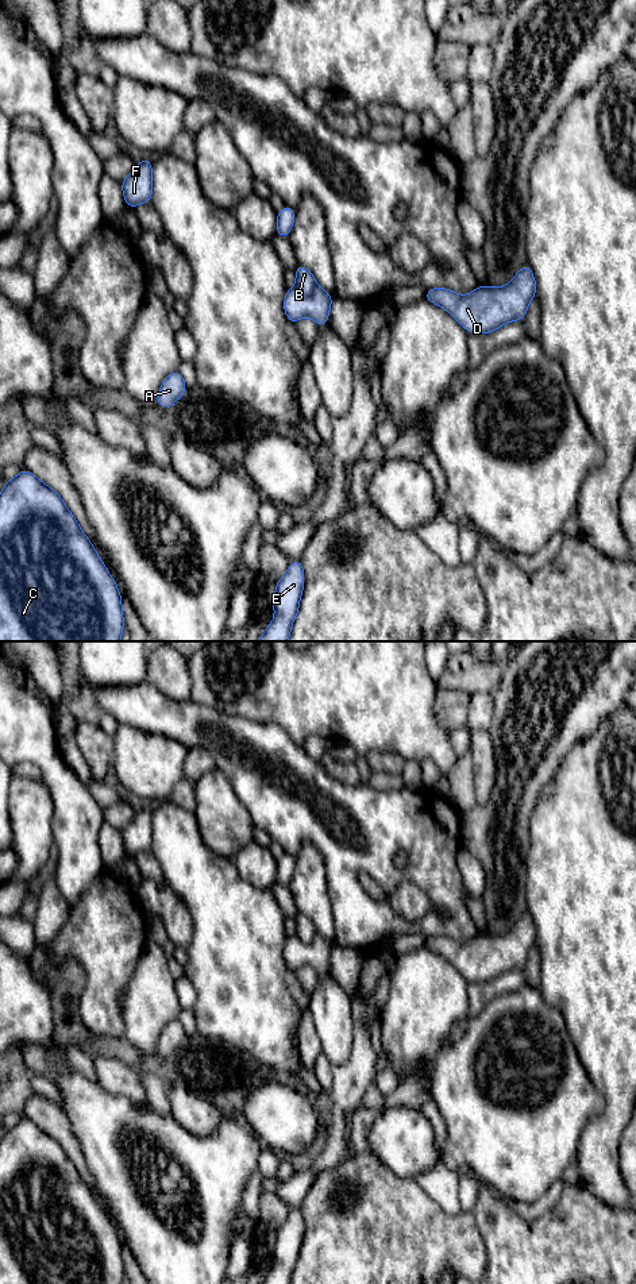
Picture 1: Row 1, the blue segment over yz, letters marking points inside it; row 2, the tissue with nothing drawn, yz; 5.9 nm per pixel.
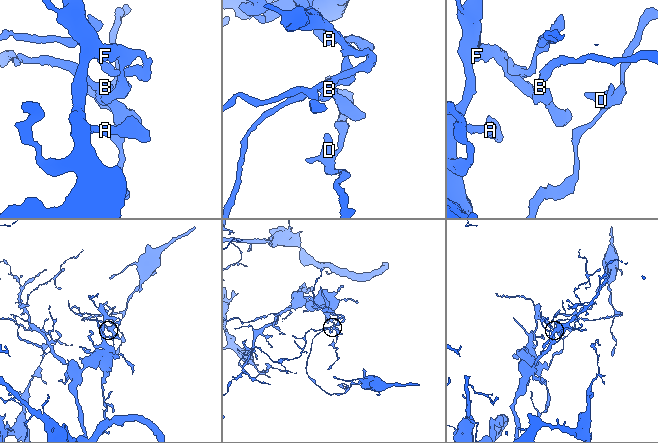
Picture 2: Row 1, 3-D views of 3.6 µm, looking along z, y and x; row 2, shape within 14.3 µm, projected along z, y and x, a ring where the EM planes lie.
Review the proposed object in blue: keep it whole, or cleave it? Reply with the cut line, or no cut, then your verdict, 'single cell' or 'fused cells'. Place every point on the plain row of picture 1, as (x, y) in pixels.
yz (316, 932), (315, 937), (308, 943), (304, 943), (296, 933) | fused cells

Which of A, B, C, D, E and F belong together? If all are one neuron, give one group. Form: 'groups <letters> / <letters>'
groups A C D E F / B

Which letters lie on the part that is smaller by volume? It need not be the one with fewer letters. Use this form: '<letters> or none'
B

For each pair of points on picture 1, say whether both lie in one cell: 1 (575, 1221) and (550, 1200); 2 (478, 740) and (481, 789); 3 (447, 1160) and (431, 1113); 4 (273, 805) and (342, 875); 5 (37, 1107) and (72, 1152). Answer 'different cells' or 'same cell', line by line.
1: different cells
2: same cell
3: same cell
4: same cell
5: same cell

